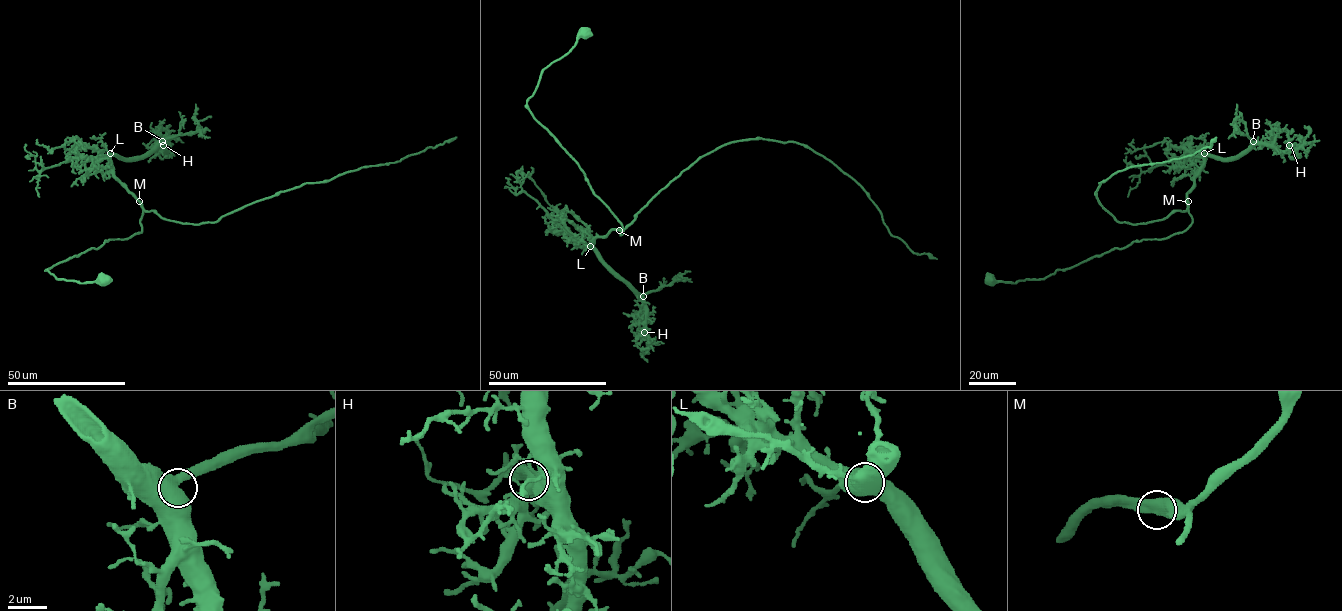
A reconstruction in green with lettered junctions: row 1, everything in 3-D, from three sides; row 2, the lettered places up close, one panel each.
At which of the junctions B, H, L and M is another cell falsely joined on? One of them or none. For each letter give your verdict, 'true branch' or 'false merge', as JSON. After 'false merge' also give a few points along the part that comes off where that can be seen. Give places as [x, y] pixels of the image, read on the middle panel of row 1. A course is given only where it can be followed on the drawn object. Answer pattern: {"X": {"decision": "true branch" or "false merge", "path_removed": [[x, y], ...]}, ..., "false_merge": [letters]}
{"B": {"decision": "true branch"}, "H": {"decision": "true branch"}, "L": {"decision": "true branch"}, "M": {"decision": "true branch"}, "false_merge": []}

